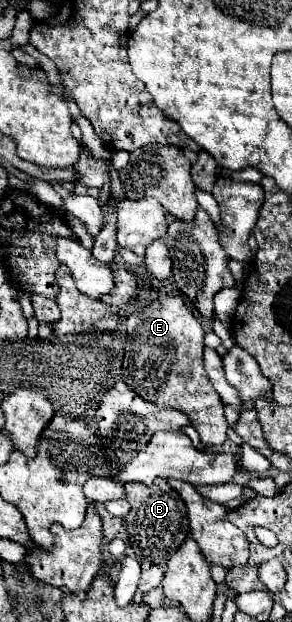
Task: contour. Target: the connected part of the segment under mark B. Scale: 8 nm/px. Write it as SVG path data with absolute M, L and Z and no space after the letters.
M155 481L153 485L145 483L125 483L127 501L131 503L131 511L123 517L123 525L127 529L127 551L125 555L133 555L139 561L149 561L151 565L165 565L163 561L187 539L187 511L183 501L175 491L167 485L167 481Z

